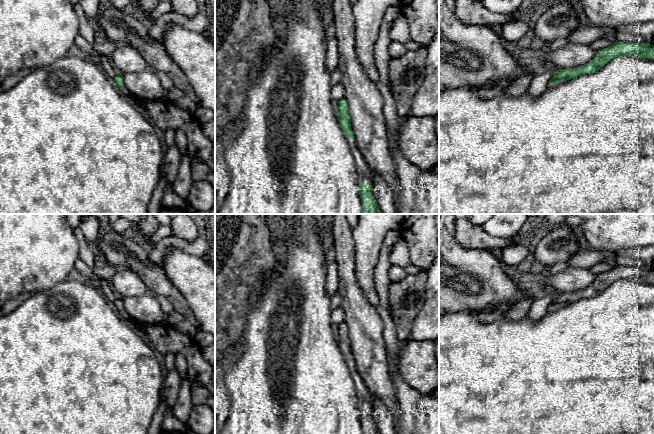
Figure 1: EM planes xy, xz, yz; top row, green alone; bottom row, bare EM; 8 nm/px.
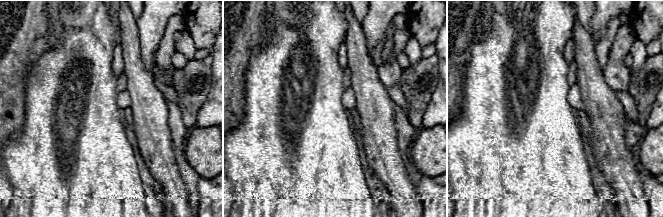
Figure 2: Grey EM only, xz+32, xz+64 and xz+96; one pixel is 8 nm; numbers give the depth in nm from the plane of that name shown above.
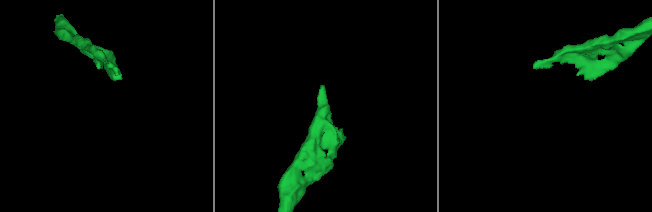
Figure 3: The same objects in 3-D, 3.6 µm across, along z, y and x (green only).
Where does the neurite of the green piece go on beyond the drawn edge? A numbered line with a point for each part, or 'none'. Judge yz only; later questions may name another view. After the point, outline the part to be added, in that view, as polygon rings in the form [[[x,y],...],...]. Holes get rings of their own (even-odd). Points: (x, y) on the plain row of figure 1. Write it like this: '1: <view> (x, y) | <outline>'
none

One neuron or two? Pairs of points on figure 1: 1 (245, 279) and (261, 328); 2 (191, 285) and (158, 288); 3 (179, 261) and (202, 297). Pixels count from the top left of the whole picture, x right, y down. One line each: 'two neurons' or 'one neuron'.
1: two neurons
2: two neurons
3: one neuron

